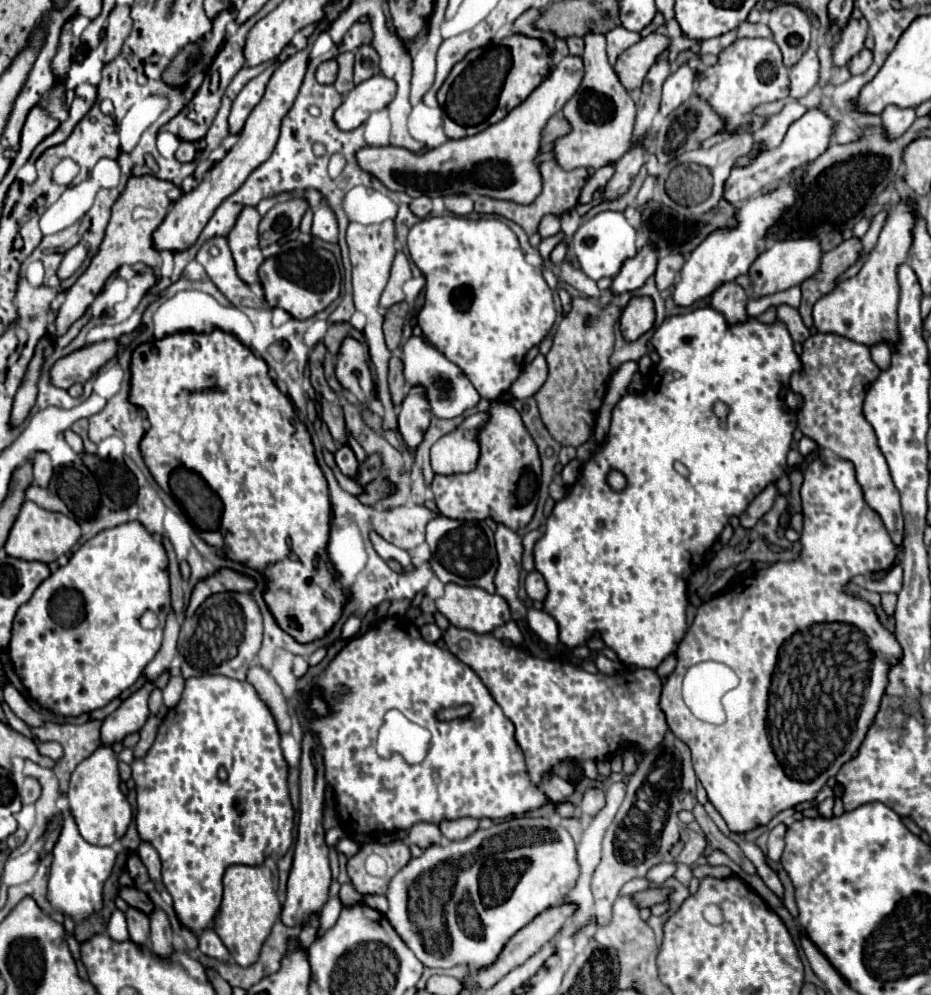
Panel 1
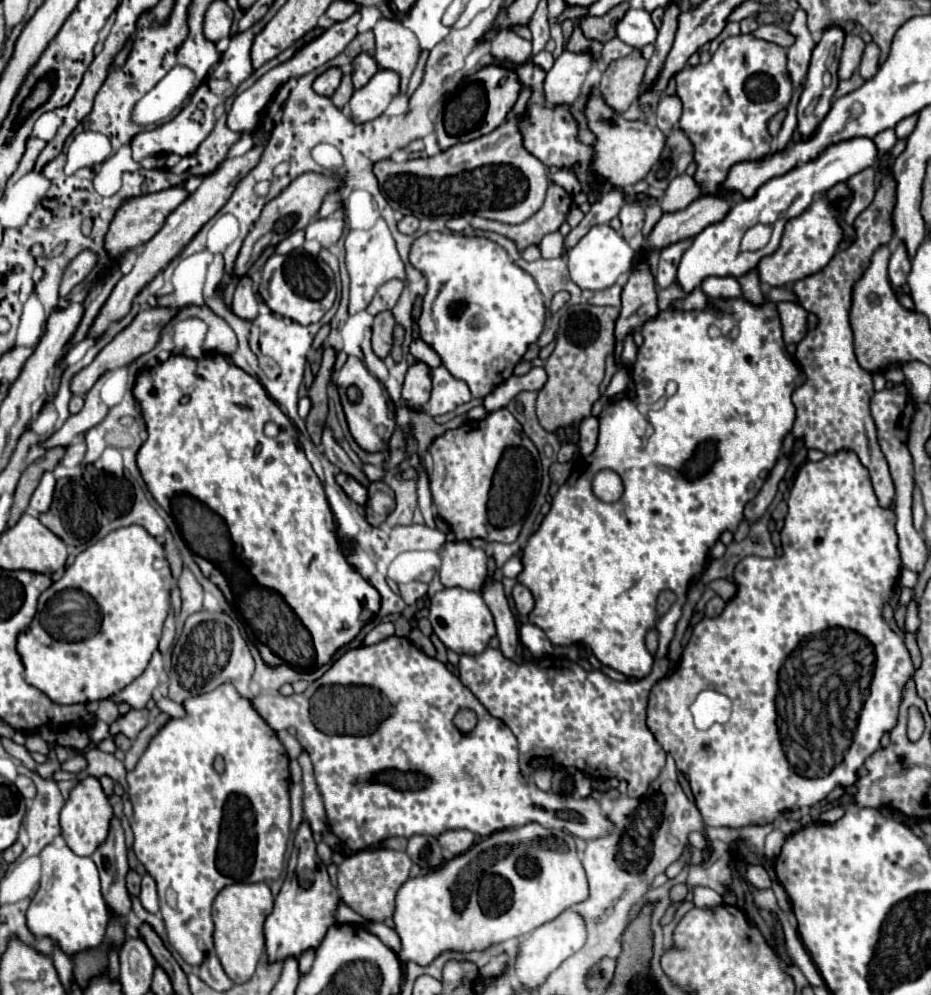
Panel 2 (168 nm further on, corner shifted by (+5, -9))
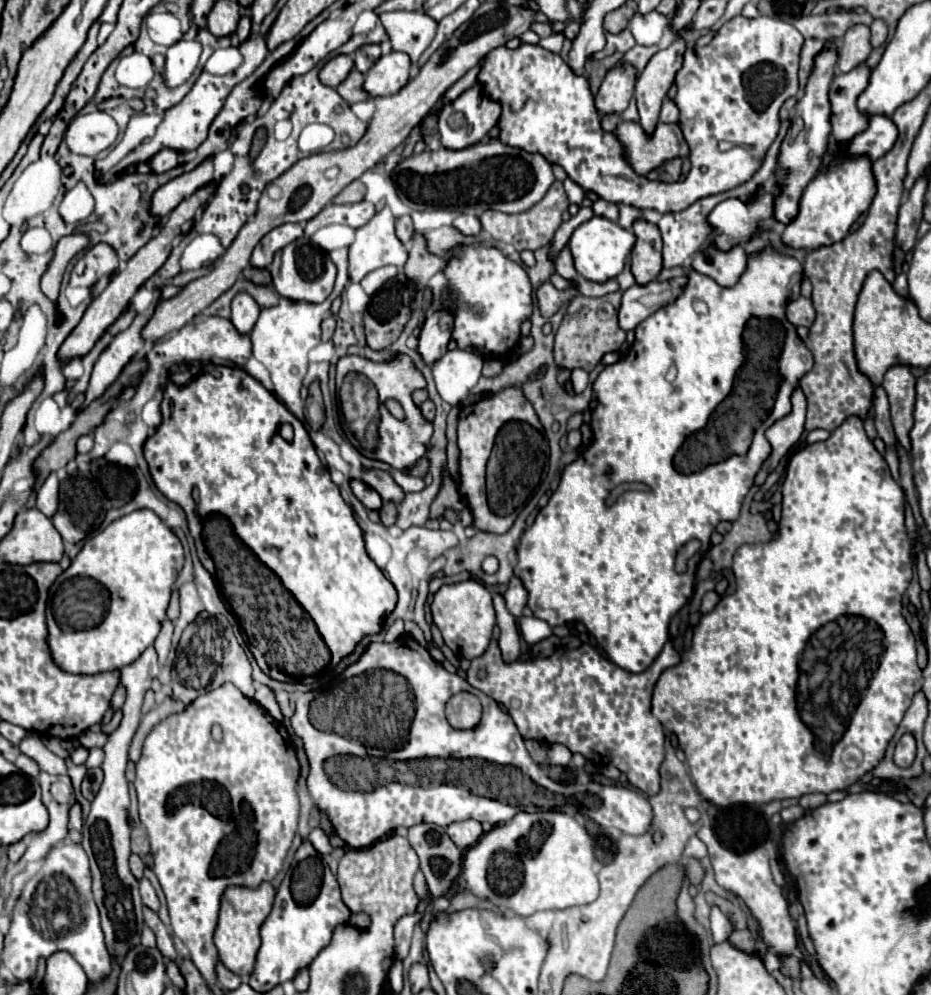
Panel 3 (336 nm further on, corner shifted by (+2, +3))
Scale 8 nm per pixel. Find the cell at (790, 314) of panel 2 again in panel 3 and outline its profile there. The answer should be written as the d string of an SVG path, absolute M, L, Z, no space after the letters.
M800 296L798 300L790 302L786 308L786 316L794 326L810 326L814 322L814 306L812 300Z

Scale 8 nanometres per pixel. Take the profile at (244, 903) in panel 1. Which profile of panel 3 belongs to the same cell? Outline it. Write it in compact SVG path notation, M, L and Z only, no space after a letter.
M264 882L260 888L240 888L230 886L222 896L222 908L220 908L220 920L214 932L214 944L220 954L220 962L240 978L248 978L254 970L256 954L260 948L260 926L266 920L266 916L272 910L274 902L274 888L272 884Z

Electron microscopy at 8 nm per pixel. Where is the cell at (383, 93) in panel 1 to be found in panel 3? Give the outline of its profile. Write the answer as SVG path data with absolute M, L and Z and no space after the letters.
M390 52L382 56L368 72L364 88L366 92L376 96L390 96L396 94L402 86L406 86L410 78L410 56L404 52Z

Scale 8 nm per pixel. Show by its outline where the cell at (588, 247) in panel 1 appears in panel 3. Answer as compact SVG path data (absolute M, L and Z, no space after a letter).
M594 216L574 230L574 234L568 242L568 248L572 252L574 266L580 272L580 276L584 276L586 280L604 284L606 280L616 278L624 270L626 258L628 258L634 242L636 242L636 236L630 230L624 230L616 222L610 222L606 218Z

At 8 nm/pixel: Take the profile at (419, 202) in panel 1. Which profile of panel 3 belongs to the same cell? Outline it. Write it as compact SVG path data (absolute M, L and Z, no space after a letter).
M402 216L396 220L396 236L402 244L408 244L410 238L412 238L412 232L414 232L414 226L412 226L412 218L410 216Z

